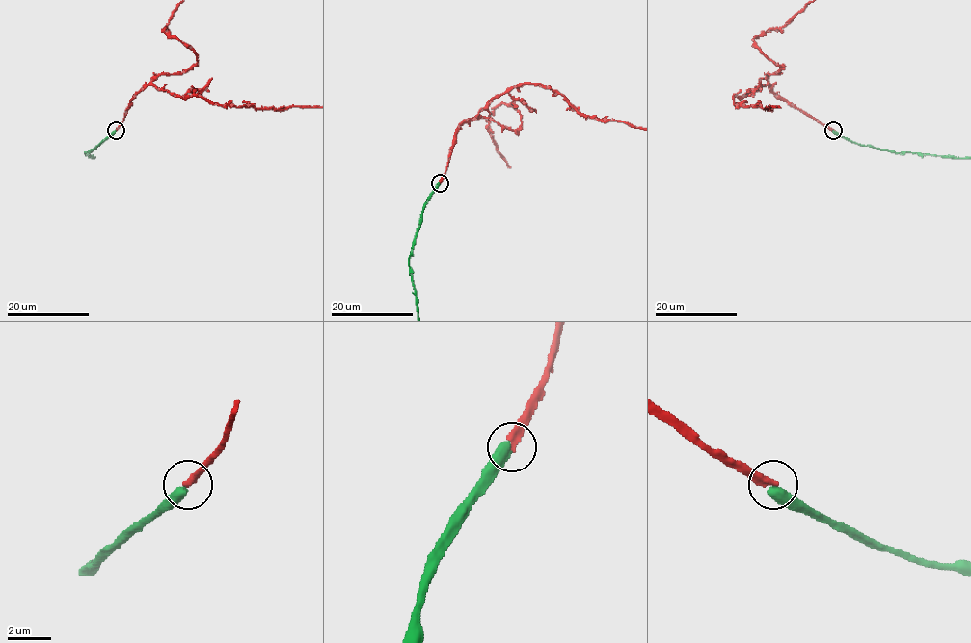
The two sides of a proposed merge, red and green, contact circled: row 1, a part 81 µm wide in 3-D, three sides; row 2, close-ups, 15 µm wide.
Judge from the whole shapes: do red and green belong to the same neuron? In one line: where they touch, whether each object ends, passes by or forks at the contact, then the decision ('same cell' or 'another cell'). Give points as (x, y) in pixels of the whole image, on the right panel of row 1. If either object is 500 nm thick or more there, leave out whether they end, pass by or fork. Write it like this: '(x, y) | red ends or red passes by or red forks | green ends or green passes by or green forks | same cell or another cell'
(833, 130) | red ends | green ends | another cell

